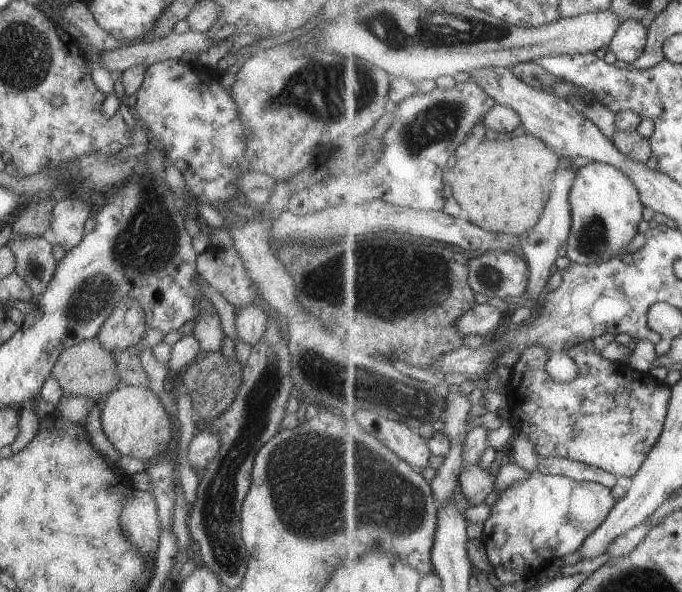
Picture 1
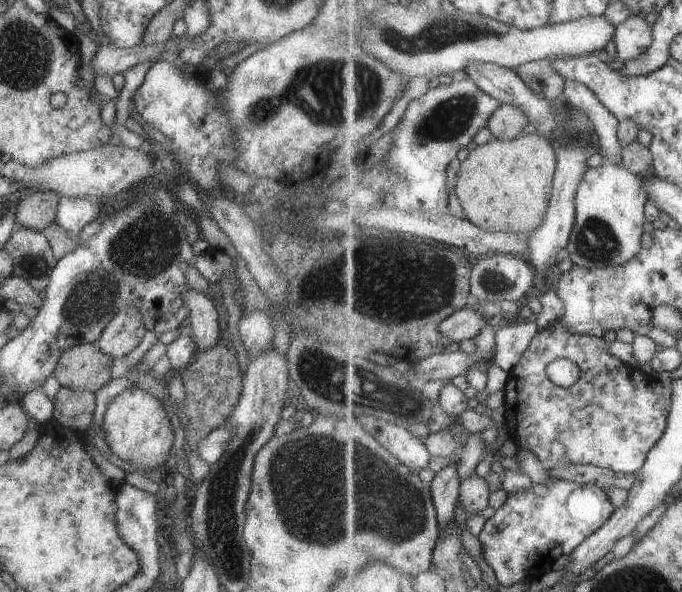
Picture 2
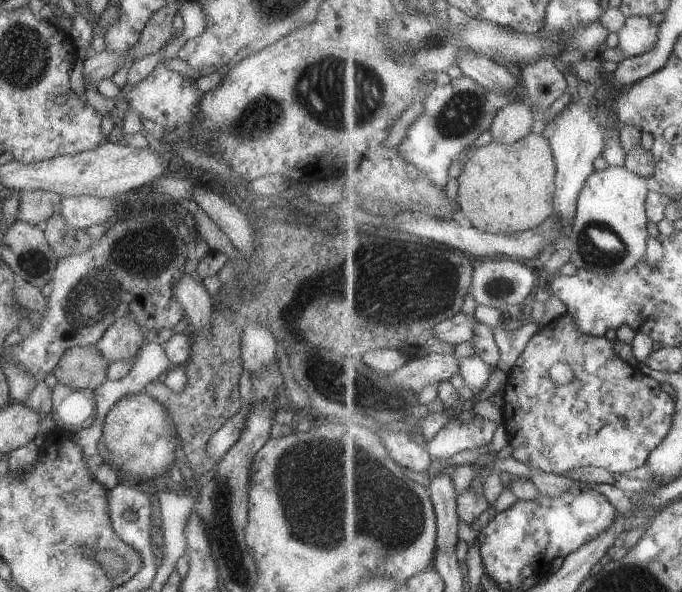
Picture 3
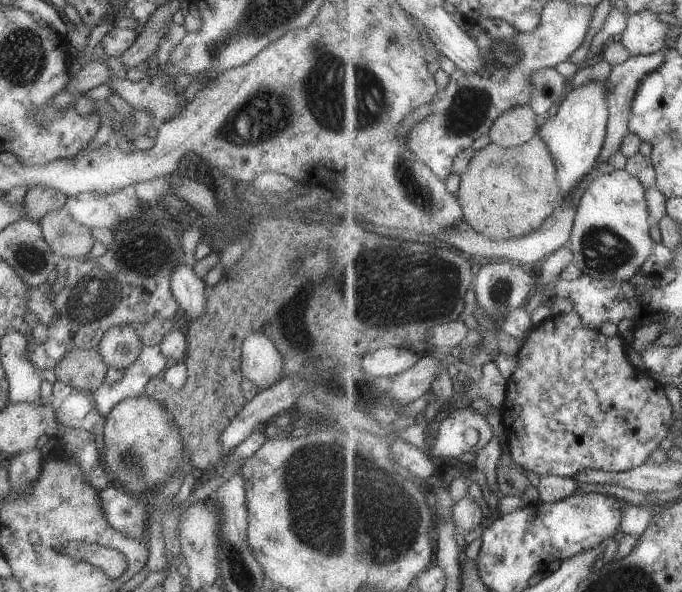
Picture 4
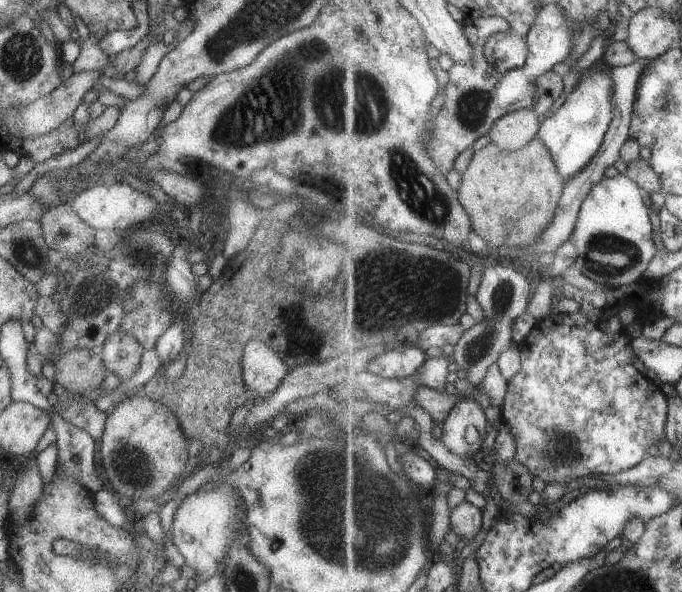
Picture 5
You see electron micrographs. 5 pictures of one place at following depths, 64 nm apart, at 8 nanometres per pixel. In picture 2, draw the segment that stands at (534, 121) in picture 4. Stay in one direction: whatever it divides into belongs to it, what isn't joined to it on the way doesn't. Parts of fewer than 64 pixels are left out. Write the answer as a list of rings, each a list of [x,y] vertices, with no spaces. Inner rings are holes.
[[[502,104],[493,115],[488,128],[497,139],[513,140],[529,123],[529,117],[519,107]]]

